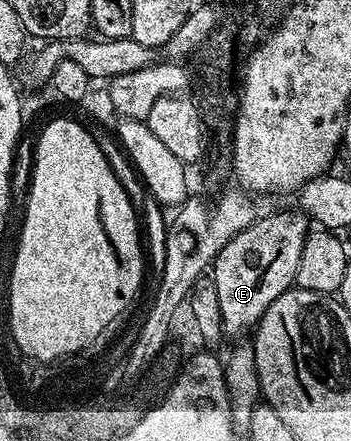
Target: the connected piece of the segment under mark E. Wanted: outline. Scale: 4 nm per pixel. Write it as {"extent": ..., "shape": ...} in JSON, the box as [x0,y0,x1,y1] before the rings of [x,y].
{"extent":[209,212,309,337],"shape":[[[302,212],[295,213],[271,213],[268,217],[260,216],[247,229],[241,231],[235,237],[229,239],[216,254],[213,260],[213,268],[209,276],[215,281],[218,306],[221,311],[222,336],[239,337],[243,332],[254,330],[259,324],[263,313],[278,297],[295,285],[297,275],[297,263],[301,263],[301,249],[305,247],[305,239],[309,232],[309,221]]]}

